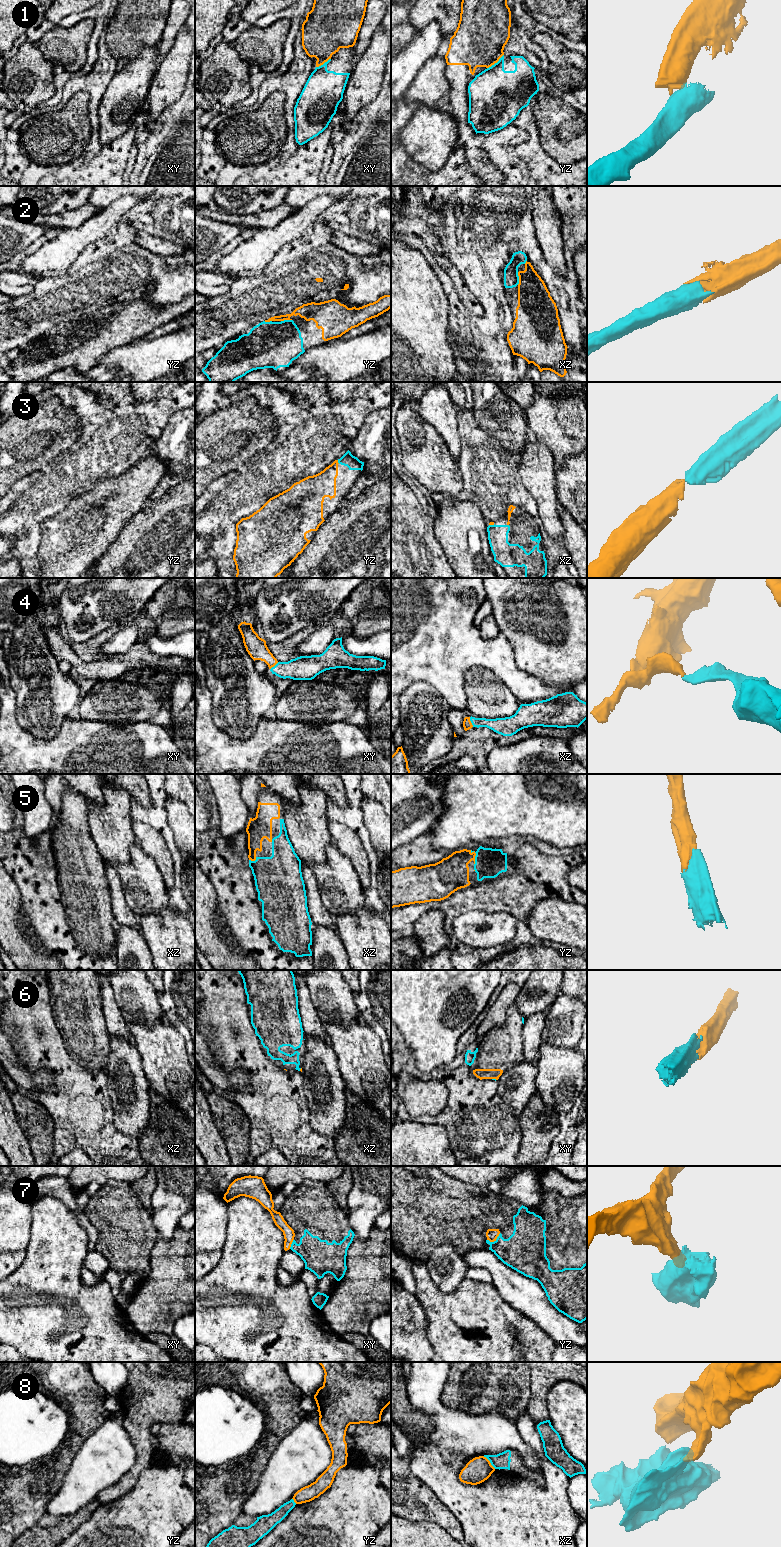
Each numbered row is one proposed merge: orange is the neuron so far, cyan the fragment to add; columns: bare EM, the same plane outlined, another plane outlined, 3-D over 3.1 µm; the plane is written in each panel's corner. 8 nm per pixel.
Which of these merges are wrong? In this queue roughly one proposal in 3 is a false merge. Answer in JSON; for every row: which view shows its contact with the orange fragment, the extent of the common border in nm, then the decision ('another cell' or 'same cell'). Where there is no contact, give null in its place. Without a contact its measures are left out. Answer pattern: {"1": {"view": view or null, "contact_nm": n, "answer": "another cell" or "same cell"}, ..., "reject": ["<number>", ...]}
{"1": {"view": "yz", "contact_nm": 180, "answer": "another cell"}, "2": {"view": "xz", "contact_nm": 100, "answer": "same cell"}, "3": {"view": "yz", "contact_nm": 40, "answer": "same cell"}, "4": {"view": "xz", "contact_nm": 90, "answer": "same cell"}, "5": {"view": "yz", "contact_nm": 120, "answer": "same cell"}, "6": {"view": "xy", "contact_nm": 40, "answer": "same cell"}, "7": {"view": "yz", "contact_nm": 130, "answer": "another cell"}, "8": {"view": "xz", "contact_nm": 140, "answer": "another cell"}, "reject": ["1", "7", "8"]}

